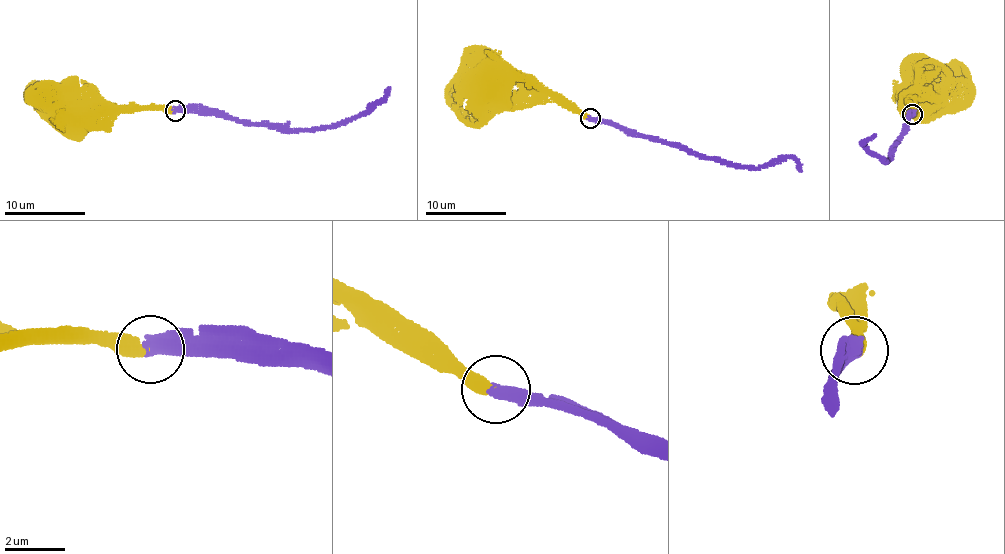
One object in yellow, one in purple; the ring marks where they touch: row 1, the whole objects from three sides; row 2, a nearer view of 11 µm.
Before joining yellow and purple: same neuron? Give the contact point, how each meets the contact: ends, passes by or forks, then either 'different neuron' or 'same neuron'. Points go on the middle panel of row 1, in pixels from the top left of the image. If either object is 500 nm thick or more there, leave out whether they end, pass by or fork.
(590, 118) | yellow ends | purple ends | same neuron

